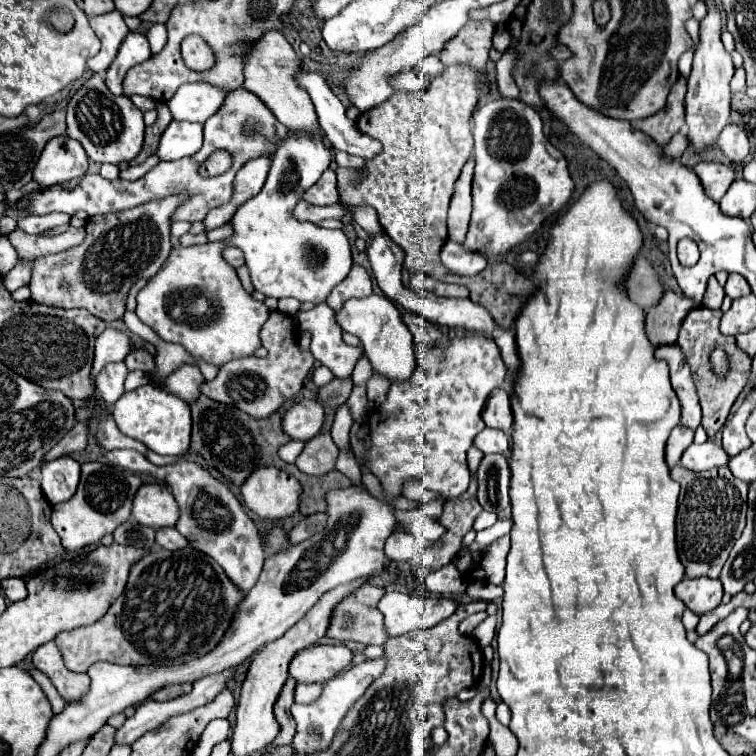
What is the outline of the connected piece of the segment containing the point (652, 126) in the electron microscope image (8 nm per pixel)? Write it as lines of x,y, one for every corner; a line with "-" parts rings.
681,76
671,88
667,106
663,110
659,110
649,118
633,120
631,124
637,130
649,134
653,140
657,140
657,144
665,146
671,140
671,136
679,132
685,124
685,92
687,92
687,78

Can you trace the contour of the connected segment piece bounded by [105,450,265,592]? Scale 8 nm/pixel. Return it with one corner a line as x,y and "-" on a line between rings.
111,450
105,454
109,462
115,466
121,466
123,470
129,472
139,472
139,474
151,474
171,488
179,508
181,508
181,518
177,522
177,530
189,540
189,544
199,550
209,554
215,562
221,564
229,580
241,590
247,592
249,588
255,586
259,580
263,560
265,560
265,550
263,550
263,540
261,532
255,526
255,522
245,514
243,506
235,498
235,494
227,488
227,484
211,478
209,472
205,472
201,466
193,462
177,462
171,466
155,466
151,464
143,454
135,450

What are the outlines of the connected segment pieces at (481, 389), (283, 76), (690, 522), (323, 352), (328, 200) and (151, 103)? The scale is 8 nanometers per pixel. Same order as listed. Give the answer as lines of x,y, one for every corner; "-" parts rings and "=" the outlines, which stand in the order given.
483,334
449,338
449,344
443,348
419,344
415,346
415,356
415,372
403,382
391,382
385,402
367,414
365,422
369,428
371,442
367,456
363,456
363,462
365,468
379,478
385,498
399,498
407,480
419,480
428,490
439,492
447,500
451,500
461,496
469,488
471,474
467,470
465,460
467,450
473,446
475,436
485,428
485,422
481,420
481,410
489,392
505,382
507,366
503,364
495,340
=
267,32
259,42
251,46
251,52
245,56
245,84
249,92
259,96
267,108
271,108
273,116
285,124
289,130
295,132
307,132
307,134
317,134
319,124
317,124
317,114
313,108
313,102
309,94
297,84
295,72
301,70
303,60
293,52
291,44
285,40
281,32
=
677,464
671,478
681,484
677,514
677,548
689,578
719,578
733,542
743,532
743,516
747,512
747,484
737,480
727,466
707,472
693,472
=
317,304
313,310
295,314
299,330
311,332
311,354
323,366
327,366
337,378
351,376
363,350
357,350
343,342
341,328
335,322
335,314
327,304
=
329,168
323,172
323,176
317,180
317,184
313,184
305,194
303,200
315,206
329,206
329,204
337,204
339,202
339,194
337,194
337,178
335,172
=
136,94
129,96
129,98
133,100
133,104
135,104
135,106
137,106
137,108
139,108
141,112
147,112
147,110
153,110
153,108
155,108
155,104
157,104
157,102
153,100
153,98
149,98
142,95

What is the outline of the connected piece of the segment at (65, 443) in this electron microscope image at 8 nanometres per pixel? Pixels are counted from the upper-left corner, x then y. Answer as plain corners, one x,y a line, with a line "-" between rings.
77,422
69,432
67,436
47,452
45,456
45,462
47,460
53,460
57,456
63,456
63,454
73,454
73,452
81,452
87,448
87,438
89,438
89,426
85,422

